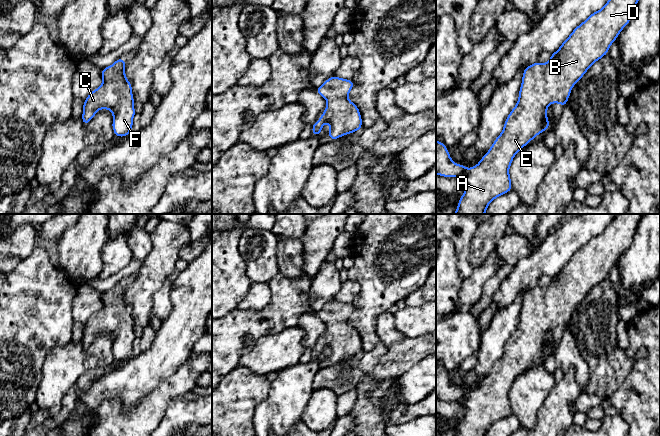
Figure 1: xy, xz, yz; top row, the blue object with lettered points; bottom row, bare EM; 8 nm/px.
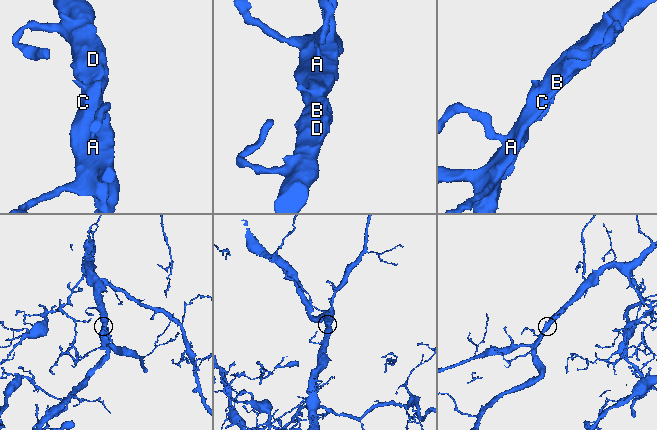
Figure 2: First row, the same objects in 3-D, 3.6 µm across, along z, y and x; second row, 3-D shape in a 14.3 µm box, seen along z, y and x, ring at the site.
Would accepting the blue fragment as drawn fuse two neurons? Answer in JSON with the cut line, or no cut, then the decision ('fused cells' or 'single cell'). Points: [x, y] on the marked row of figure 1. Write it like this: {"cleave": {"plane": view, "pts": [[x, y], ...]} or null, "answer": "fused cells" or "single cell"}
{"cleave": null, "answer": "single cell"}

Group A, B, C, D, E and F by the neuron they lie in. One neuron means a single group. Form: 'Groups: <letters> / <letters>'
Groups: A B C D E F

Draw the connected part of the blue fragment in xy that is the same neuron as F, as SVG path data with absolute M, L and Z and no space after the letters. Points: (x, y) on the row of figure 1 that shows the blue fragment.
M117 59L111 66L102 69L102 84L93 90L83 103L82 123L87 125L100 109L108 109L113 114L112 128L114 135L125 137L131 133L133 126L133 117L136 112L134 109L134 98L132 94L132 84L125 76L124 59Z

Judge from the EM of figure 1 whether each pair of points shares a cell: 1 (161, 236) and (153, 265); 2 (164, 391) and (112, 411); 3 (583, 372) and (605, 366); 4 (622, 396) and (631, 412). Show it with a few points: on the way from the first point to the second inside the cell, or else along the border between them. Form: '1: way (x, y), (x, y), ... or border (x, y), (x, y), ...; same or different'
1: way (161, 243), (160, 258); same
2: way (151, 404), (138, 417), (125, 417); same
3: border (577, 350), (588, 368), (586, 392); different
4: way (626, 400), (631, 405), (631, 408); same

